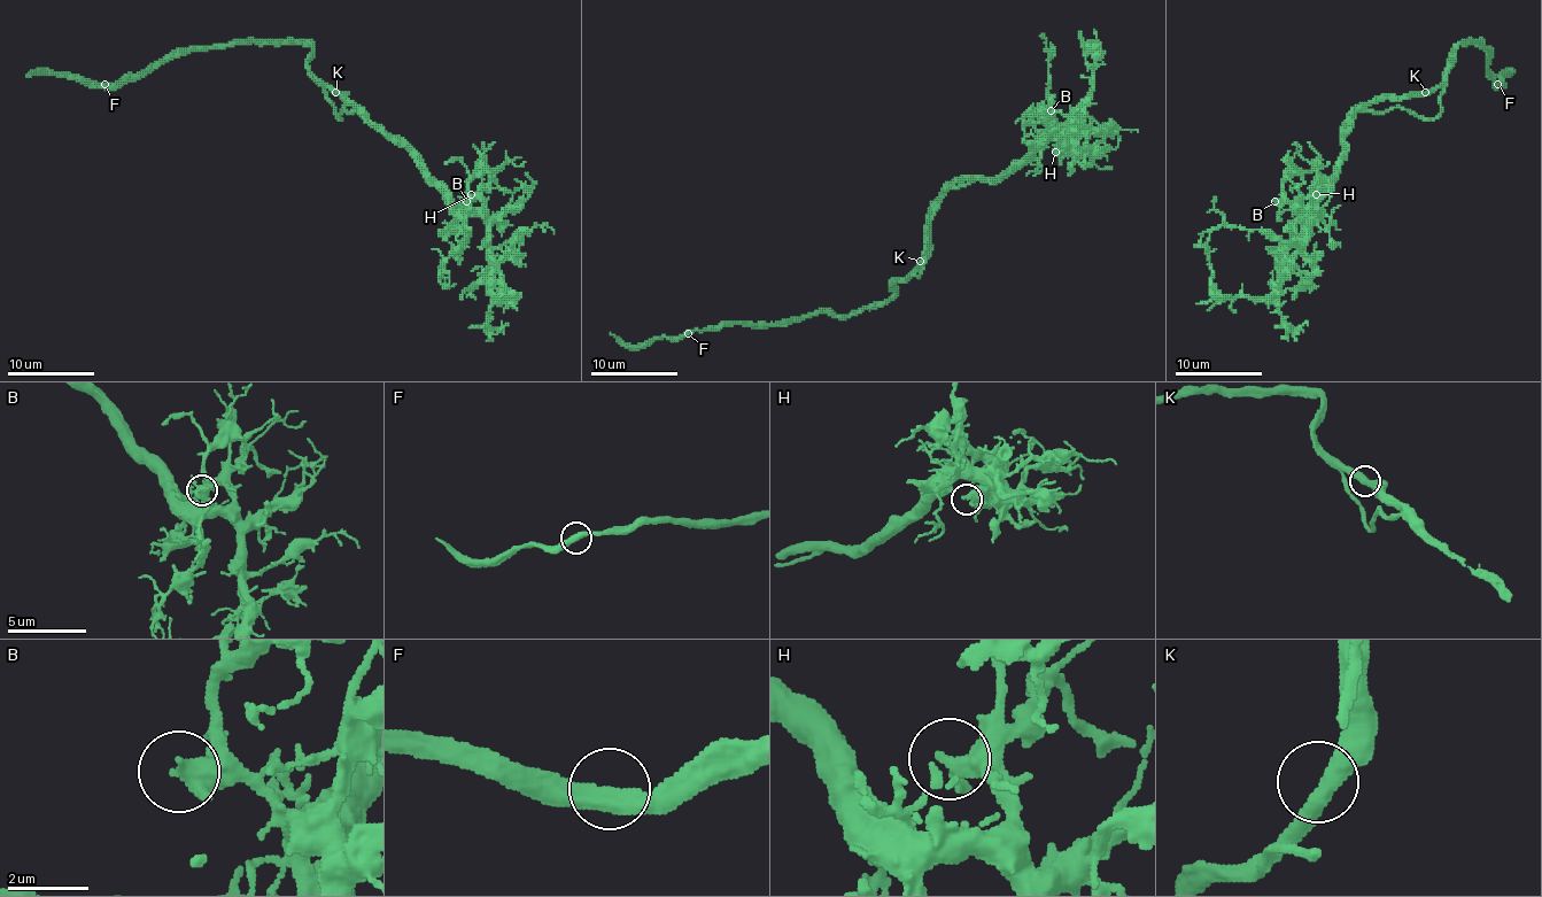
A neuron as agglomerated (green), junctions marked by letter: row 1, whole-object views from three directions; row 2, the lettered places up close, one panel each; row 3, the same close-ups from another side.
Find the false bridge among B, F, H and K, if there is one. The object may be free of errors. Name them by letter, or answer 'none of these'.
none of these

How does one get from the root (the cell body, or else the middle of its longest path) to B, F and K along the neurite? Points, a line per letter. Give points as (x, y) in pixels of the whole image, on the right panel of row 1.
B: (1381, 97), (1366, 103), (1351, 118), (1340, 168), (1303, 208), (1275, 201)
F: (1381, 97), (1430, 94), (1449, 70), (1456, 48), (1464, 41), (1480, 41), (1488, 53), (1488, 70), (1497, 83)
K: (1381, 97), (1420, 97), (1425, 92)

